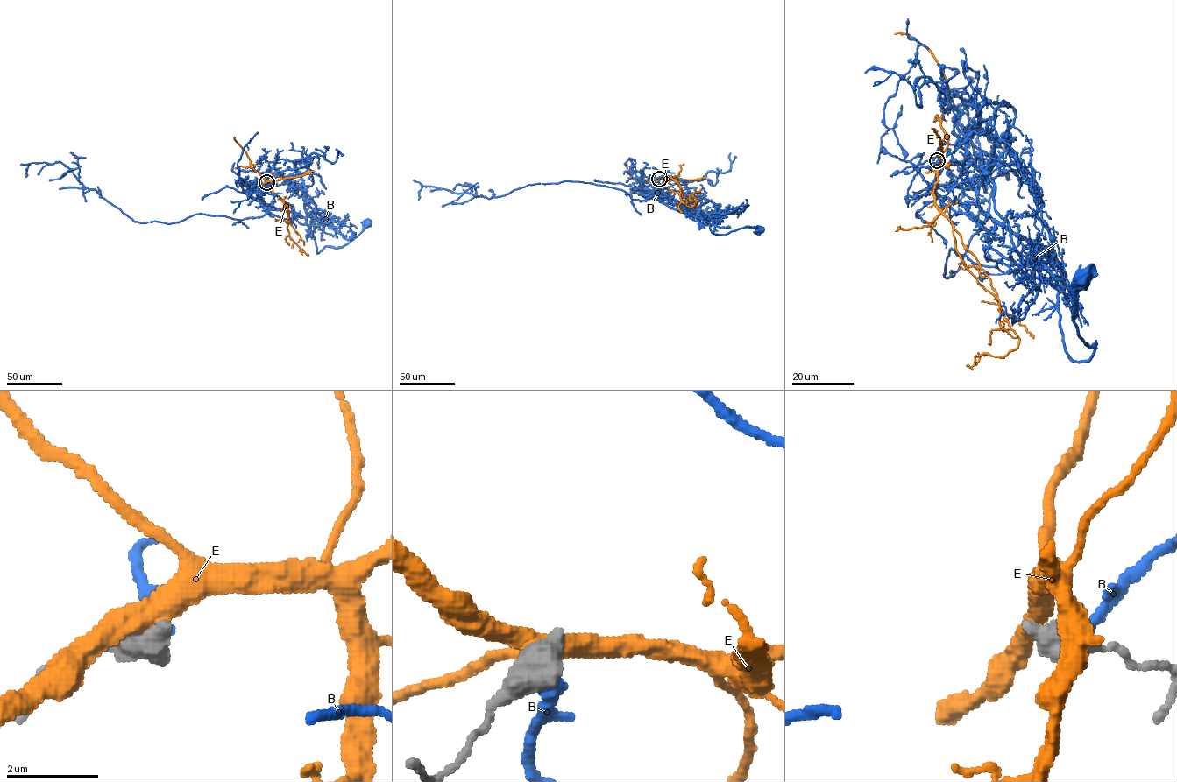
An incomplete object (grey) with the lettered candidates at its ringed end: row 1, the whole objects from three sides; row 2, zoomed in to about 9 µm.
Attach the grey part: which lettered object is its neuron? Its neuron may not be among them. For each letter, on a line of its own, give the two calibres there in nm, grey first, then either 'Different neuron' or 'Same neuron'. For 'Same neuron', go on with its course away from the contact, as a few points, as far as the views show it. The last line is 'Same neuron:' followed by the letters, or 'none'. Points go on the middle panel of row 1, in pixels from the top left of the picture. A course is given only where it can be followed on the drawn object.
B: Thickness 800 nm (grey) against 240 nm. Different neuron
E: Thickness 480 nm (grey) against 460 nm. Different neuron
Same neuron: none

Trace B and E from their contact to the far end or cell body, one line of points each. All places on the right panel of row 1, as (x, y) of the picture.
B: (940, 161), (976, 132), (1019, 161), (1063, 278), (1065, 352), (1085, 361), (1095, 342), (1074, 320), (1085, 274)
E: (939, 160), (934, 203), (950, 221), (961, 263), (991, 292), (1019, 338), (1001, 357), (982, 354), (966, 365)

